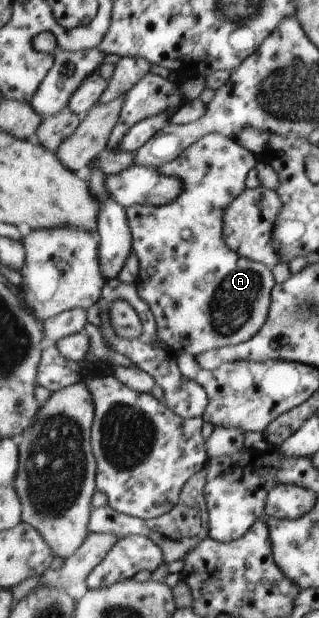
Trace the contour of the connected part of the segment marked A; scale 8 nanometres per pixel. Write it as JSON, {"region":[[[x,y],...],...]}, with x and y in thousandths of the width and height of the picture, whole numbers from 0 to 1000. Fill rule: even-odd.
{"region":[[[652,217],[552,259],[498,270],[508,282],[558,285],[577,298],[571,314],[539,330],[426,330],[398,337],[417,406],[436,421],[423,461],[483,506],[502,550],[561,574],[583,571],[621,578],[649,568],[777,552],[824,532],[850,506],[853,474],[865,461],[850,434],[727,405],[699,374],[705,340],[774,306],[771,290],[806,264],[793,244],[765,239],[737,225],[702,217]]]}

